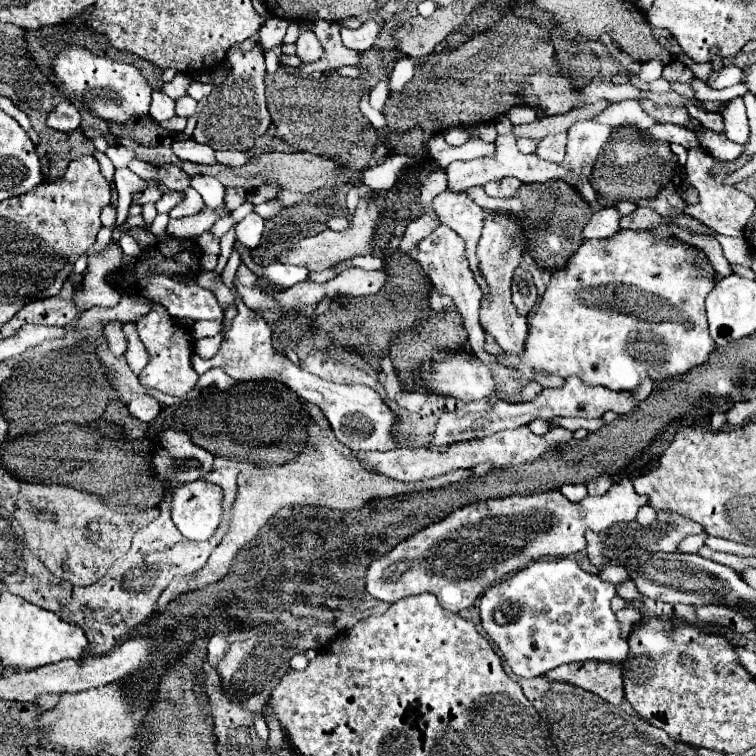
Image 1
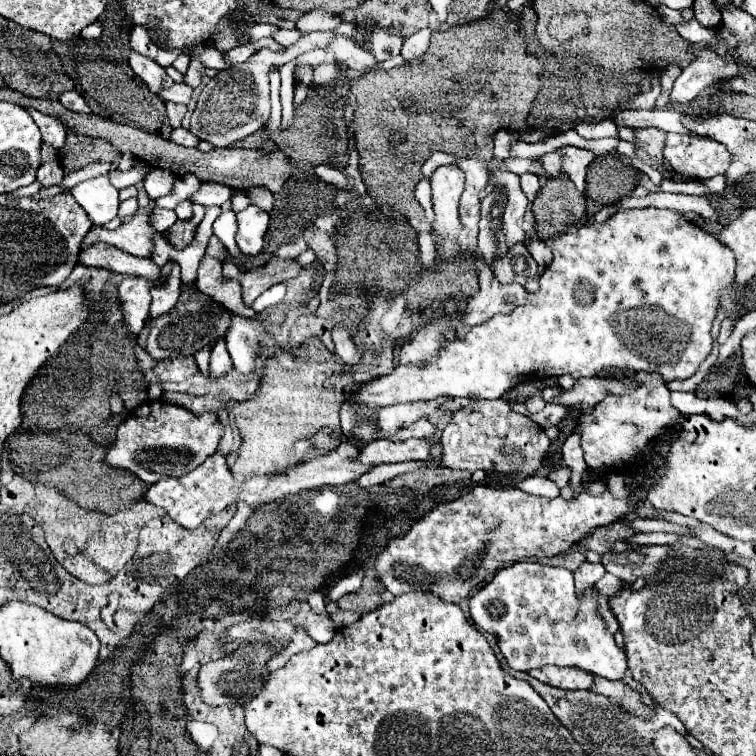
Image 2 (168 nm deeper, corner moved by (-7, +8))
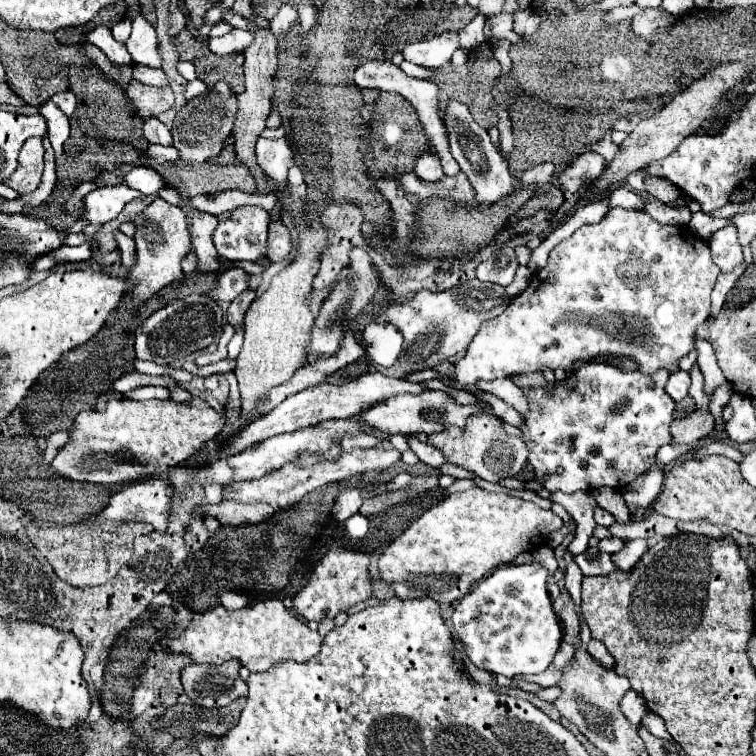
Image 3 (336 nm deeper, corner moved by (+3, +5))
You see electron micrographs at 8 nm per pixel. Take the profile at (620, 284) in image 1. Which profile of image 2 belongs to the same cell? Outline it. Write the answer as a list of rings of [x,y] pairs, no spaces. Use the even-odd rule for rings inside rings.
[[[637,208],[637,210],[621,210],[615,216],[611,216],[607,222],[601,222],[601,224],[599,222],[583,224],[573,234],[561,234],[551,242],[551,248],[553,248],[553,262],[539,278],[539,284],[541,284],[539,292],[531,294],[531,298],[525,306],[515,308],[511,314],[497,314],[487,324],[473,326],[471,332],[465,334],[463,338],[449,340],[443,348],[439,348],[439,354],[435,354],[435,358],[431,362],[427,362],[425,366],[397,366],[391,374],[385,374],[385,376],[371,380],[371,382],[361,384],[357,394],[351,400],[355,400],[357,404],[379,408],[379,406],[391,406],[391,404],[401,404],[401,402],[435,400],[439,396],[499,398],[519,382],[527,382],[531,378],[539,380],[539,378],[547,378],[547,376],[563,376],[563,374],[569,374],[575,380],[579,380],[579,378],[593,378],[603,372],[621,372],[621,374],[625,374],[625,372],[633,372],[633,374],[657,372],[663,376],[665,382],[673,382],[673,380],[691,378],[697,372],[697,368],[709,356],[709,352],[713,348],[711,326],[713,326],[713,320],[717,314],[717,296],[735,278],[735,256],[727,246],[719,244],[717,238],[713,238],[705,230],[697,228],[693,222],[687,222],[677,212],[659,210],[659,208]]]

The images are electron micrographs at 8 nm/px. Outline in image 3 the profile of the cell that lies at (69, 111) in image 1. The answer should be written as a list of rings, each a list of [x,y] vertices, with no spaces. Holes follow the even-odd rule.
[[[73,91],[55,93],[55,95],[51,97],[51,101],[53,101],[65,115],[73,115],[73,111],[75,111],[75,95],[73,95]]]

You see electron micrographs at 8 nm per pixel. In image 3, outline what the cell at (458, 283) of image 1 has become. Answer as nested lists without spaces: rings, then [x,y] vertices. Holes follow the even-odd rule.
[[[425,151],[415,163],[415,173],[423,181],[439,181],[443,177],[443,171],[441,171],[441,163],[439,163],[437,155]]]

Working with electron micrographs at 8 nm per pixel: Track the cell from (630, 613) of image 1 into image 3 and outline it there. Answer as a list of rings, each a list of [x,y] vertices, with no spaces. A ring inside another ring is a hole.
[[[629,689],[629,691],[623,695],[619,707],[621,707],[623,715],[627,717],[627,721],[629,721],[631,725],[639,725],[639,723],[641,723],[641,717],[643,717],[645,711],[647,711],[643,697],[641,697],[639,693],[635,693],[633,689]]]

